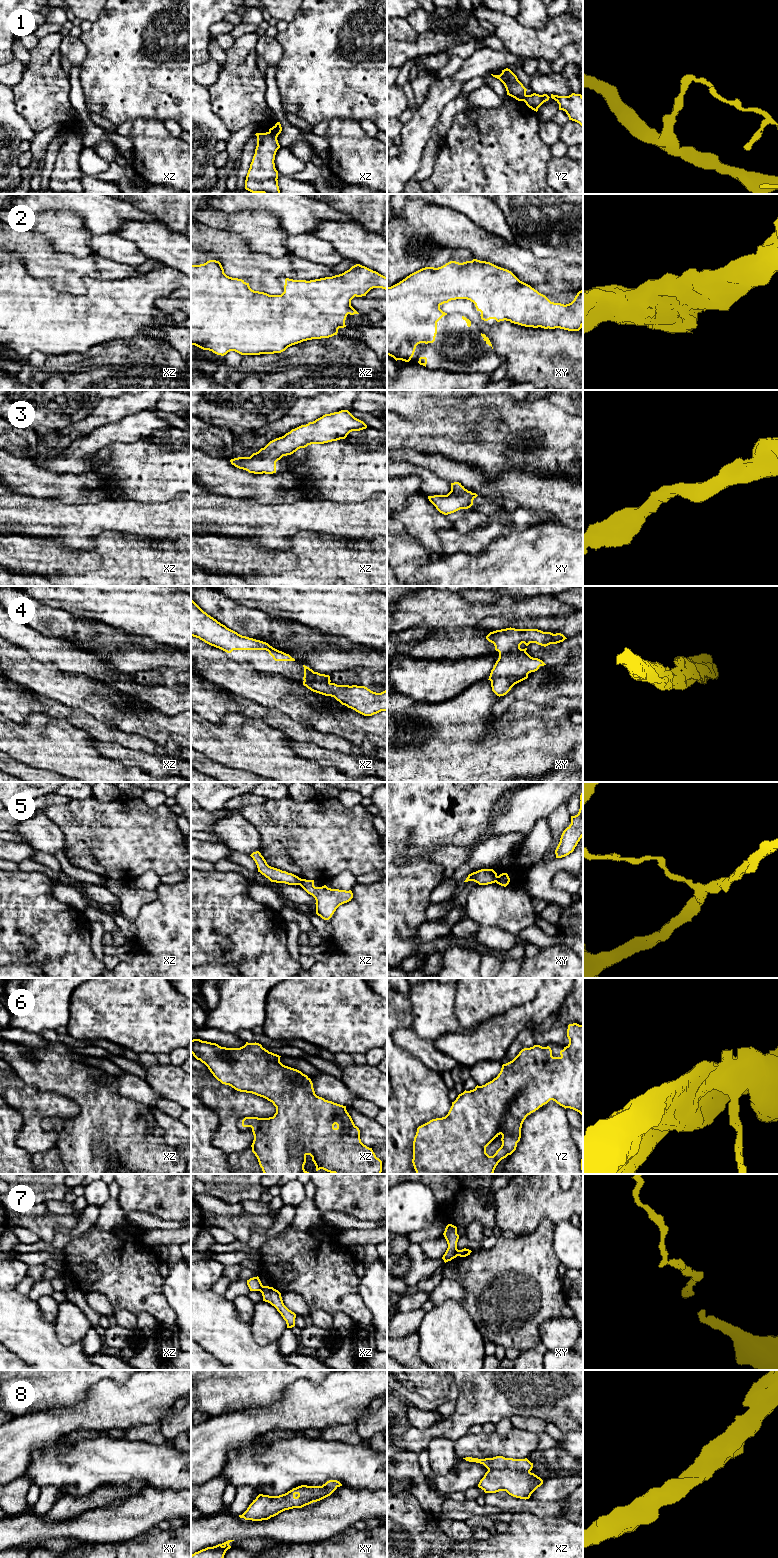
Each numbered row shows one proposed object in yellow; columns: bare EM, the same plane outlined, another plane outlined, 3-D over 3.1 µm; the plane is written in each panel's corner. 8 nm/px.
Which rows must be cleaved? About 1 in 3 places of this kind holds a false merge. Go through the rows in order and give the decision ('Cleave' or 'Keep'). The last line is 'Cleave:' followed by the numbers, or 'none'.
1: Cleave
2: Keep
3: Keep
4: Keep
5: Cleave
6: Keep
7: Cleave
8: Keep
Cleave: 1, 5, 7

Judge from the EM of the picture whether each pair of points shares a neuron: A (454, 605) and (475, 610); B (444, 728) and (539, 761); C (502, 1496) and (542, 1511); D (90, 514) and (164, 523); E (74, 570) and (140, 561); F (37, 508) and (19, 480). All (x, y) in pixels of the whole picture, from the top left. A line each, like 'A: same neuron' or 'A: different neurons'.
A: same neuron
B: same neuron
C: same neuron
D: same neuron
E: same neuron
F: different neurons

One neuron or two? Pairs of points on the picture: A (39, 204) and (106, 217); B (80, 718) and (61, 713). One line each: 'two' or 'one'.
A: one
B: one

